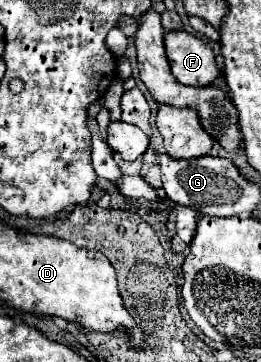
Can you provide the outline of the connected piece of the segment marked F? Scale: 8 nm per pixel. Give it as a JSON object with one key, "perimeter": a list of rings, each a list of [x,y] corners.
{"perimeter":[[[176,30],[176,32],[166,32],[164,44],[172,74],[180,84],[204,88],[212,84],[220,74],[212,48],[200,38]]]}

